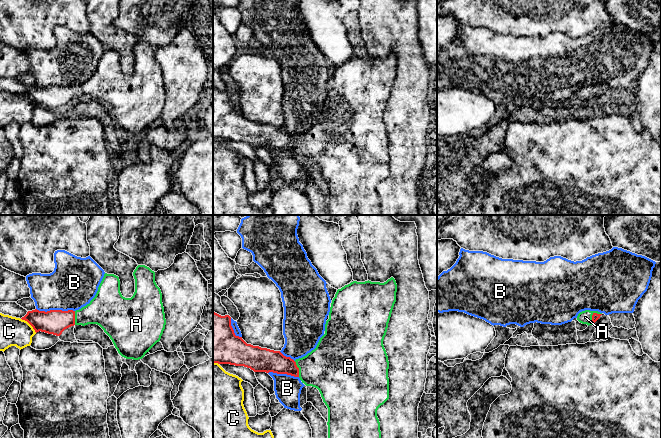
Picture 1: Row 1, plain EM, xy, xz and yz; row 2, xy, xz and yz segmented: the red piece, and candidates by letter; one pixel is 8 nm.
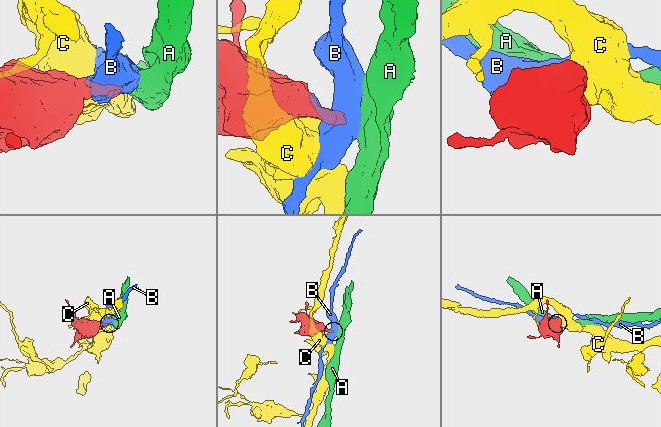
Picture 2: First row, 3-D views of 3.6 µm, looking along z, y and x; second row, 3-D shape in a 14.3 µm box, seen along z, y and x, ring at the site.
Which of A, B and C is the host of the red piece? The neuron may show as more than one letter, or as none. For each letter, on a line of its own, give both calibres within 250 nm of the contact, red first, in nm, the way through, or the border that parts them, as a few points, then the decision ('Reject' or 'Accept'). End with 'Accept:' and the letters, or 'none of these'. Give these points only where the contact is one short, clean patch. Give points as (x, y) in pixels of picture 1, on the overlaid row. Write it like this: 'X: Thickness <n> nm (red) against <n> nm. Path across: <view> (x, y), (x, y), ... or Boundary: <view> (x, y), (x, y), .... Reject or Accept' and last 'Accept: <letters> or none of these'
A: Thickness 60 nm (red) against 110 nm. Path across: yz (595, 316), (592, 315), (585, 317). Accept
B: Thickness 190 nm (red) against 380 nm. Reject
C: Thickness 190 nm (red) against 220 nm. Reject
Accept: A

